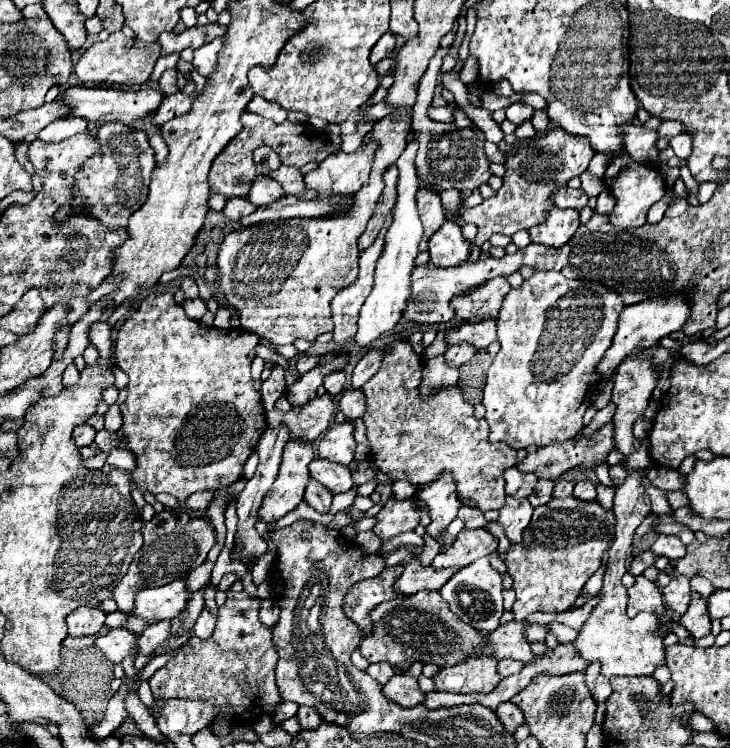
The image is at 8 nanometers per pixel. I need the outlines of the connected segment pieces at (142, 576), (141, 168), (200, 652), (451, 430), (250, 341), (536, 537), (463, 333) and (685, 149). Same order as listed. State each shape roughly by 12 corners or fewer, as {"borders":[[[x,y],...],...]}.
{"borders":[[[205,519],[143,523],[145,543],[113,591],[123,613],[145,587],[187,577],[215,545]],[[97,131],[99,153],[75,175],[73,211],[125,227],[145,203],[155,153],[145,131]],[[227,589],[207,641],[191,637],[149,679],[159,699],[273,715],[261,599]],[[393,343],[363,385],[373,463],[415,487],[451,473],[505,505],[517,451],[487,439],[459,385],[419,399],[423,359]],[[147,295],[113,353],[137,489],[241,479],[257,333]],[[597,501],[533,511],[505,565],[513,615],[567,611],[601,567],[615,517]],[[497,321],[451,327],[445,341],[469,341],[477,349],[497,341]],[[677,135],[669,139],[669,147],[679,159],[691,155],[691,137]]]}

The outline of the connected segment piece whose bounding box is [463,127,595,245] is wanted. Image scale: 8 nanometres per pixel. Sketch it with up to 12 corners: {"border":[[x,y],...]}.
{"border":[[559,127],[507,155],[497,195],[463,211],[511,237],[545,221],[549,195],[587,169],[587,137]]}

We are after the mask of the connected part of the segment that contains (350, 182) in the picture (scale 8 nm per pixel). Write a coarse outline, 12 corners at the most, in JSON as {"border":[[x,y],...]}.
{"border":[[377,141],[335,153],[305,175],[325,199],[369,181]]}

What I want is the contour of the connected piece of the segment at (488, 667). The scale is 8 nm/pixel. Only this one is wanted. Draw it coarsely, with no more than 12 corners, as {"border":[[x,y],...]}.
{"border":[[479,657],[441,669],[437,691],[491,693],[497,661]]}

